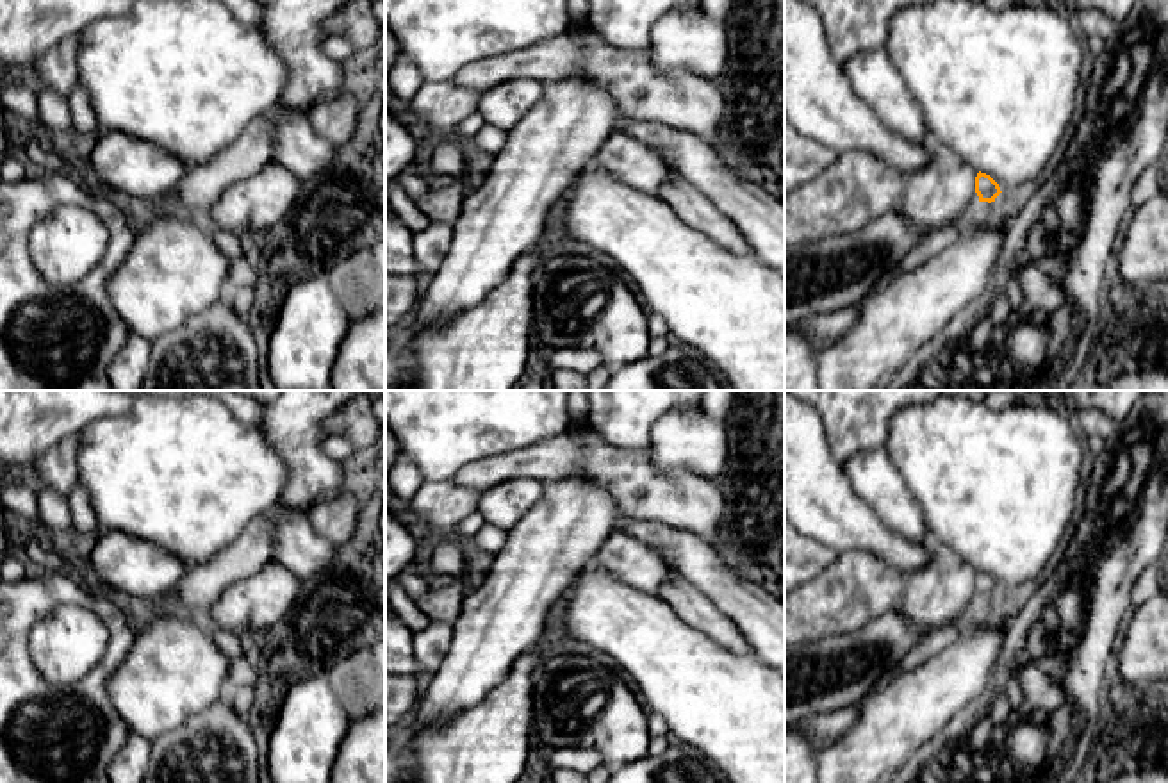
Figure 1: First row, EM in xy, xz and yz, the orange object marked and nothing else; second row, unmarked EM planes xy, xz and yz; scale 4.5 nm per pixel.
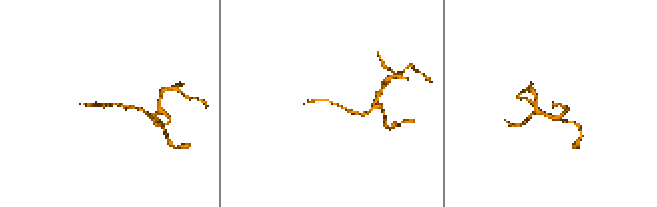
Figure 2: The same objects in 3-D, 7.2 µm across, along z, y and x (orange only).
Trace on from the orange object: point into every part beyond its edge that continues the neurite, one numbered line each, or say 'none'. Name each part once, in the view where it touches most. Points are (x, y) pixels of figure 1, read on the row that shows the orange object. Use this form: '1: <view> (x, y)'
none

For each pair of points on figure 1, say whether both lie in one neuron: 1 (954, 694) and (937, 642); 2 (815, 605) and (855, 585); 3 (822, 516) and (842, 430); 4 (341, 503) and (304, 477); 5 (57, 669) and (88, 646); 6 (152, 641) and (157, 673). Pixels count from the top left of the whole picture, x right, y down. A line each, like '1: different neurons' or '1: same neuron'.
1: different neurons
2: same neuron
3: different neurons
4: different neurons
5: same neuron
6: same neuron

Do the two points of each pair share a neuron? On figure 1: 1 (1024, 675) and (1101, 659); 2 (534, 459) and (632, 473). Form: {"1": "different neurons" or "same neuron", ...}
{"1": "same neuron", "2": "same neuron"}

